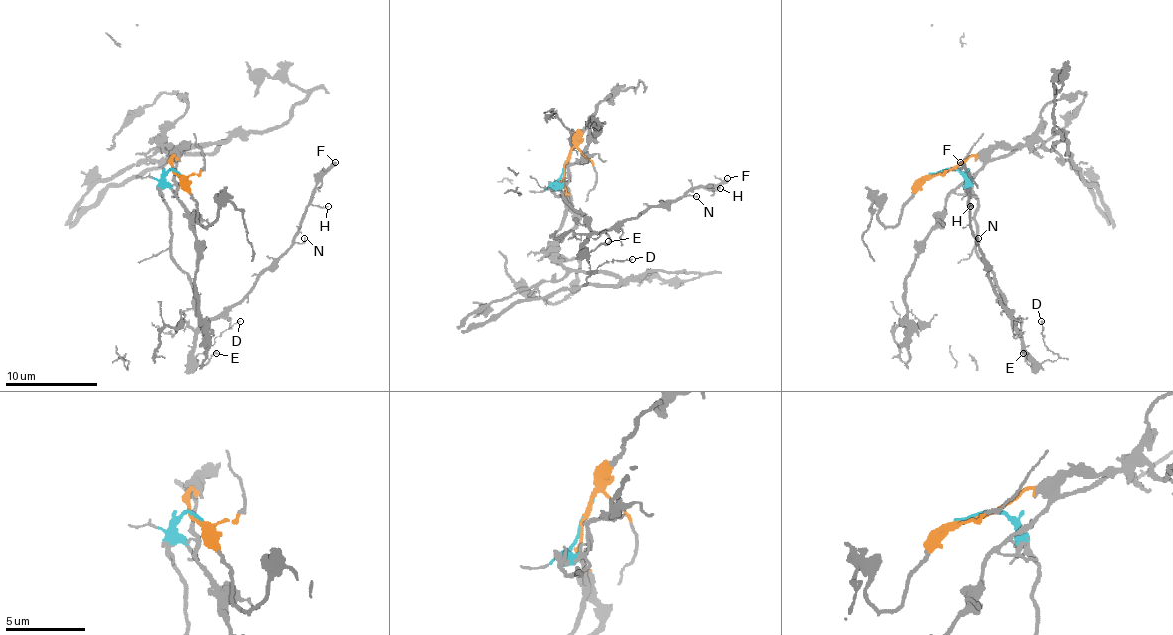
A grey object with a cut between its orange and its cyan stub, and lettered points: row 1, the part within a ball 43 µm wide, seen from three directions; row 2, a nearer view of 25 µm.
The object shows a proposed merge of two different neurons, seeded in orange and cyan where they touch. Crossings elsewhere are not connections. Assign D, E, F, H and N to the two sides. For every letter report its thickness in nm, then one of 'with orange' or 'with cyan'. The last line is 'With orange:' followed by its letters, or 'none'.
D: calibre 100 nm; with cyan
E: calibre 160 nm; with cyan
F: calibre 200 nm; with cyan
H: calibre 100 nm; with cyan
N: calibre 100 nm; with cyan
With orange: none

